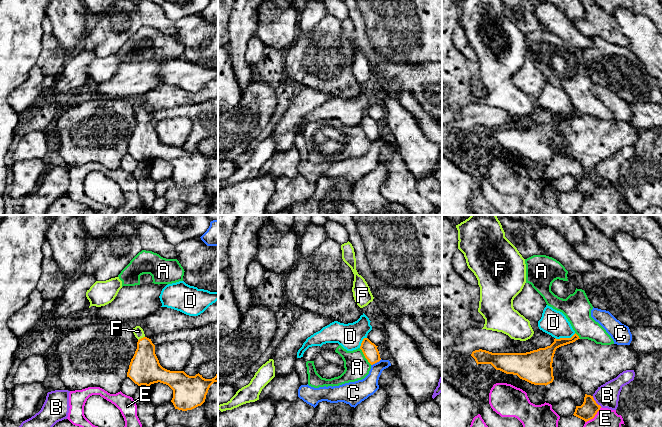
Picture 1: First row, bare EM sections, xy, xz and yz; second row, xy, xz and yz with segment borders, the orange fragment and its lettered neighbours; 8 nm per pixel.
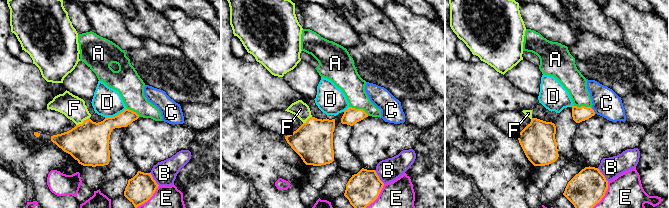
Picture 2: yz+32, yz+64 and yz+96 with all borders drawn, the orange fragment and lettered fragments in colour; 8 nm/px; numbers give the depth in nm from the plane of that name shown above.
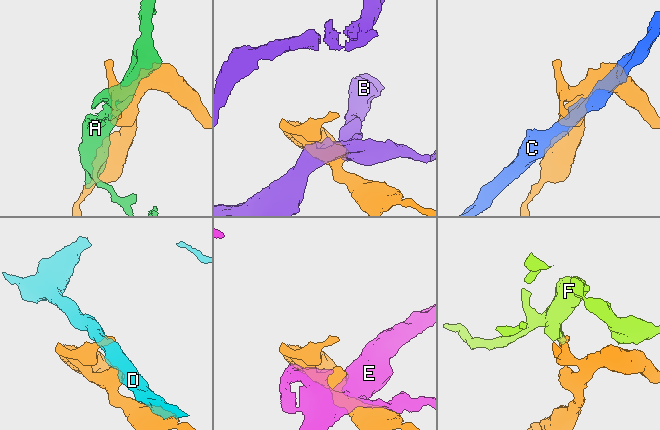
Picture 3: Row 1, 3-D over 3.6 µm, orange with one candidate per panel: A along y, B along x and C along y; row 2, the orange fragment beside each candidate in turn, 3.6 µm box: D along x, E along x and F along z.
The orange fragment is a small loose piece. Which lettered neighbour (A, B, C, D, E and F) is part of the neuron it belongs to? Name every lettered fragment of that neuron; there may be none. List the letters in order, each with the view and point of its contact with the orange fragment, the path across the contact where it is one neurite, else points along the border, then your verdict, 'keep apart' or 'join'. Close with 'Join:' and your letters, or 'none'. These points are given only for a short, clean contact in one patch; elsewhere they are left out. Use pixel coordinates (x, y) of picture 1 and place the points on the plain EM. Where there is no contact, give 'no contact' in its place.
A: meets orange in xz at (364, 131); border along xz (359, 124), (371, 140); keep apart
B: meets orange in yz at (595, 178); border along yz (592, 172), (601, 182); keep apart
C: meets orange in xz at (376, 138); border along xz (381, 135), (371, 141); keep apart
D: meets orange in yz at (565, 114); border along yz (575, 109), (570, 113), (555, 114); keep apart
E: meets orange in yz at (594, 192); keep apart
F: meets orange in xy at (141, 114); join
Join: F

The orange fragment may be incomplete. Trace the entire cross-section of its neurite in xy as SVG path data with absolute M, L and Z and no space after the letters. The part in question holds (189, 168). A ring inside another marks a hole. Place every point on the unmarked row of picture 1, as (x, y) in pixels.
M147 113L138 116L127 153L138 162L150 162L158 158L168 161L173 166L171 178L175 185L182 187L201 182L210 162L218 158L218 148L214 154L205 155L199 149L189 152L184 147L163 144L155 130L155 121Z

